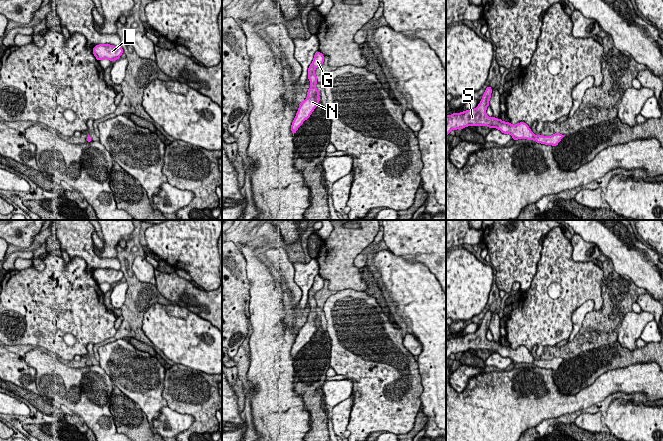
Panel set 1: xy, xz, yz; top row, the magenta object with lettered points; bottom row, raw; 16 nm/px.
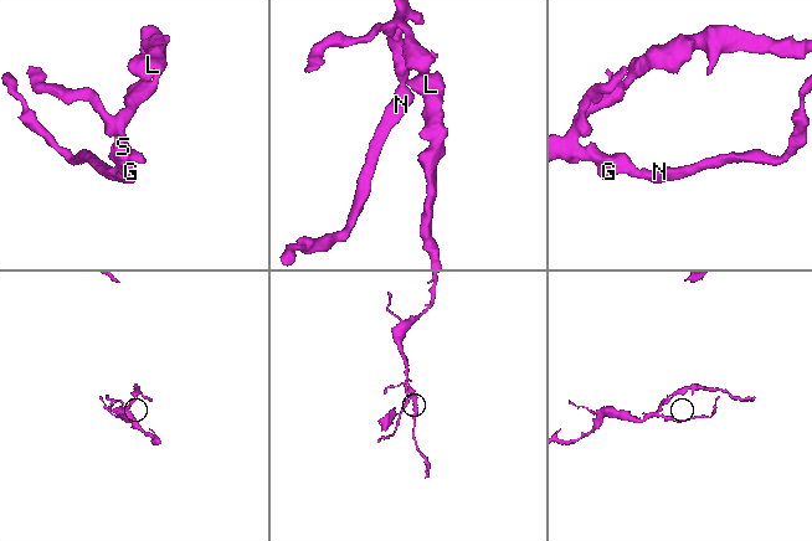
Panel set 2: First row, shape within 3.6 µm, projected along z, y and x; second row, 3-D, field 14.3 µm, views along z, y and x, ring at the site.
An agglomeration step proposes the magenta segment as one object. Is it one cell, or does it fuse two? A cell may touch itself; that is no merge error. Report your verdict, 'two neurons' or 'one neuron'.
one neuron

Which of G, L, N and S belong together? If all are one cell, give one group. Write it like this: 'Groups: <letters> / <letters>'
Groups: G L N S

